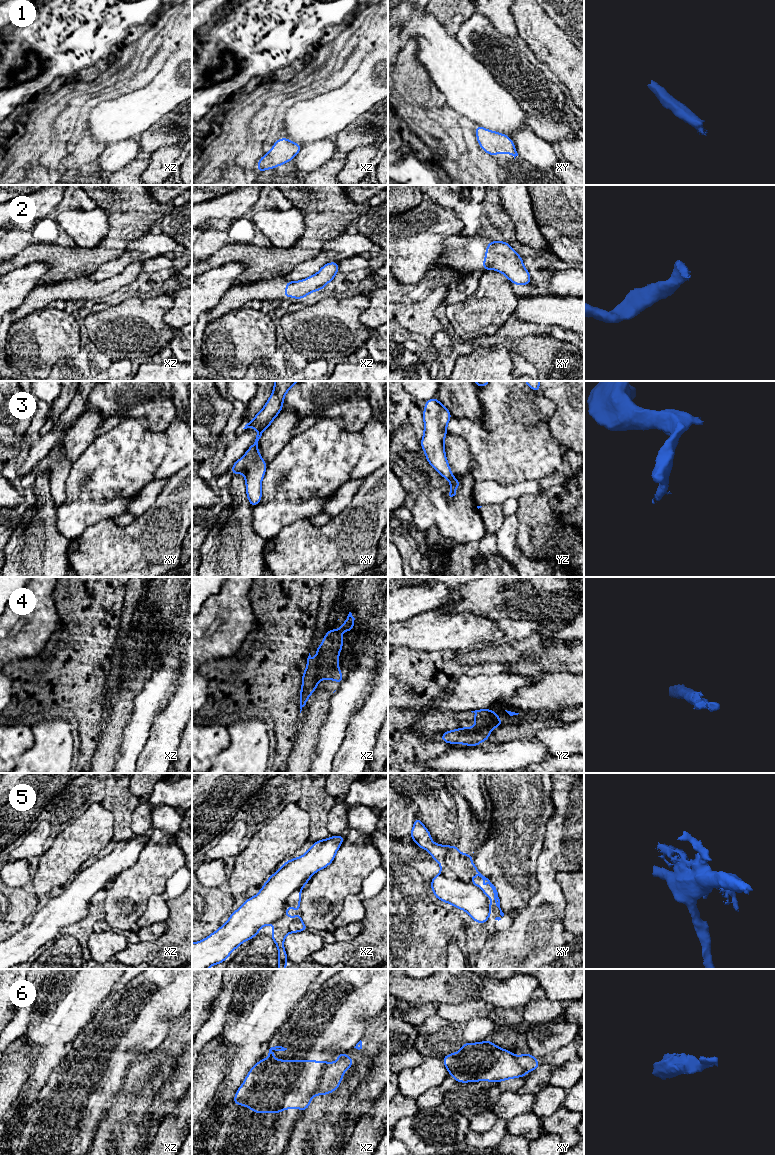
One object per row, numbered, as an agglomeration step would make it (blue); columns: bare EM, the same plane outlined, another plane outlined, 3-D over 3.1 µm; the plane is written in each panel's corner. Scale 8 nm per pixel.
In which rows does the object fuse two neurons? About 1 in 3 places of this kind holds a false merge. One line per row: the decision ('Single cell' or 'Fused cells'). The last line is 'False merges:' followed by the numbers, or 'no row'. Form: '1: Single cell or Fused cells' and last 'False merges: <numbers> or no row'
1: Single cell
2: Single cell
3: Single cell
4: Fused cells
5: Fused cells
6: Fused cells
False merges: 4, 5, 6

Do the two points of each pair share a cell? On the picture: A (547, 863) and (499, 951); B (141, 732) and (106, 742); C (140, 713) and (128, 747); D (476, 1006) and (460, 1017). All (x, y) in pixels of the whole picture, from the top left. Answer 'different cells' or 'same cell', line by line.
A: same cell
B: different cells
C: same cell
D: same cell

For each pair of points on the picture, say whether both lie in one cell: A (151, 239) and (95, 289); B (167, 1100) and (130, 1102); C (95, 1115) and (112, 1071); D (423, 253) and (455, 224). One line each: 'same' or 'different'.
A: different
B: different
C: same
D: same

